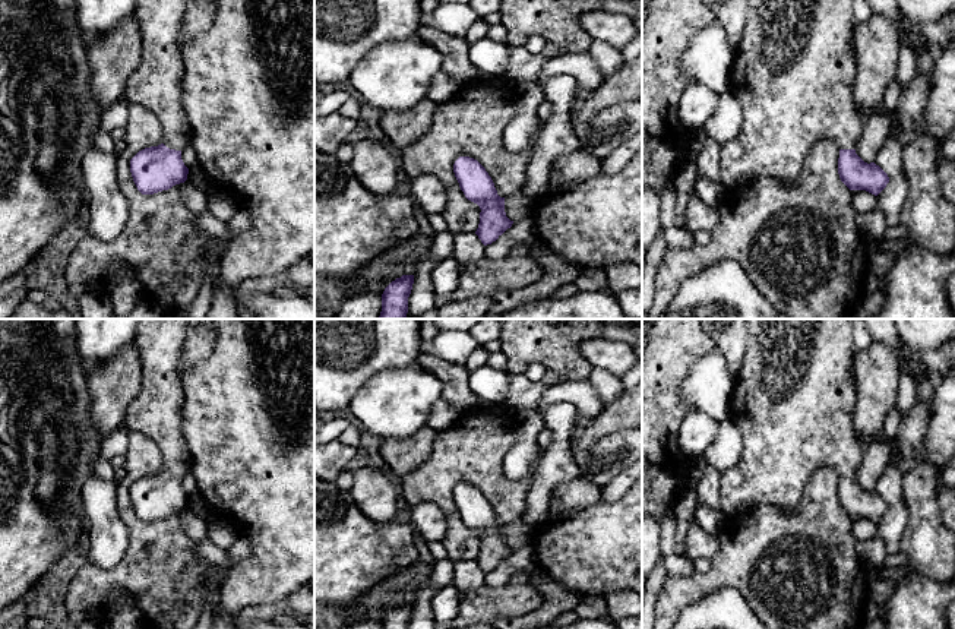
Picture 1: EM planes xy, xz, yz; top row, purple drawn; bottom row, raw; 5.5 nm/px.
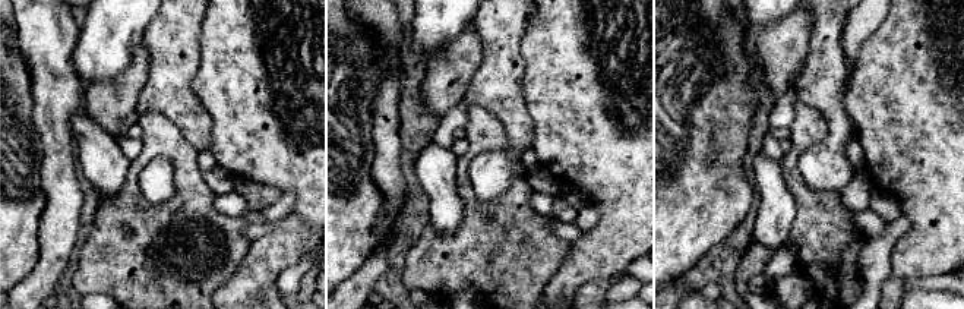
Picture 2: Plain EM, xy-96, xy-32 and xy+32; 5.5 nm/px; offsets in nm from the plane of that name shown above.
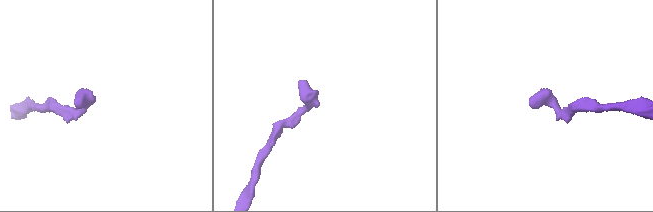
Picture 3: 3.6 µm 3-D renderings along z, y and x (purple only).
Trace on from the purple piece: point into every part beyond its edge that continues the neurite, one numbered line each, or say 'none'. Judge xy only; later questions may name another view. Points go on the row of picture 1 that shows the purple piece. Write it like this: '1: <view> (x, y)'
1: xy (157, 81)

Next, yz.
1: yz (793, 75)

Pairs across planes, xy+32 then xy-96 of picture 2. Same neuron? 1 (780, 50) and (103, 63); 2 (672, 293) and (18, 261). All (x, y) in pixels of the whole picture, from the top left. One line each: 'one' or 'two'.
1: two
2: two

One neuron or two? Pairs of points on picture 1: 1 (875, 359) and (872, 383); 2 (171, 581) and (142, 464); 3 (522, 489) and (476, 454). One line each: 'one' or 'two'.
1: one
2: one
3: one

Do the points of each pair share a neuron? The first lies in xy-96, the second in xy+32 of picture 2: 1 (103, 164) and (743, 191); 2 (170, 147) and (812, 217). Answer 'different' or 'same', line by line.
1: different
2: same

